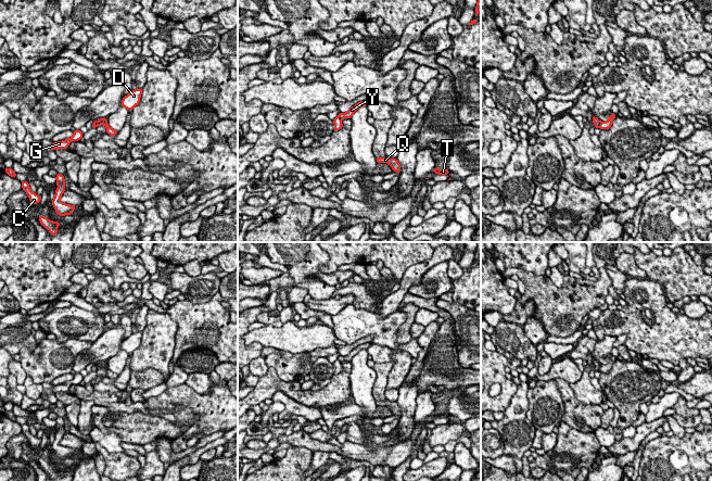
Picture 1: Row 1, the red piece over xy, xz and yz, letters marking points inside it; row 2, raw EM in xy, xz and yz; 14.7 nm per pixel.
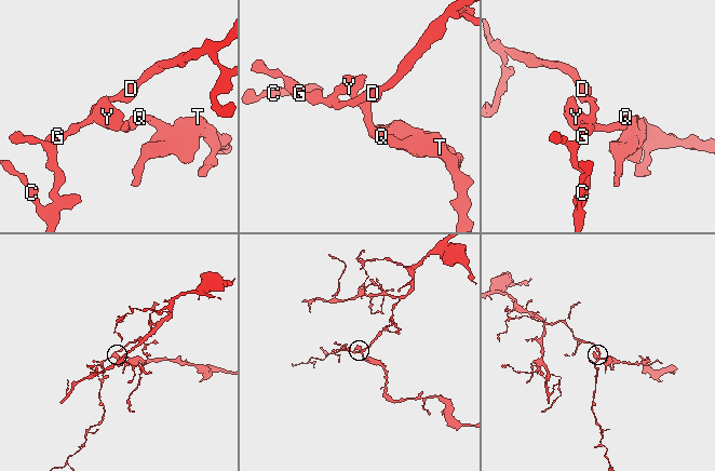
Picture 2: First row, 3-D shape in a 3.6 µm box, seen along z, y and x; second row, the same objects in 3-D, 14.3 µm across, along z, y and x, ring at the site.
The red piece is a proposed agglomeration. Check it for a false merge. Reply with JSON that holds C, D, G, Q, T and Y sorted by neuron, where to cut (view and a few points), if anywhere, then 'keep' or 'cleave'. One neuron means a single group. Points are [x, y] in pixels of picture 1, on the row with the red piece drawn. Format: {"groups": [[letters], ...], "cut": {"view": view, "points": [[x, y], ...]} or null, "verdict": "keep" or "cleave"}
{"groups": [["C", "D", "G"], ["Q", "T", "Y"]], "cut": {"view": "xz", "points": [[338, 115], [340, 118]]}, "verdict": "cleave"}

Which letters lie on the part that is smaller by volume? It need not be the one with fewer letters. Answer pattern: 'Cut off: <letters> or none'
Cut off: Q, T, Y

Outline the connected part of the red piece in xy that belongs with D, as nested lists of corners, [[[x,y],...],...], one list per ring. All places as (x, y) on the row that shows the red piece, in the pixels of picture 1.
[[[141,88],[132,90],[130,93],[123,98],[122,106],[127,109],[128,111],[131,111],[136,105],[139,104],[141,94]]]

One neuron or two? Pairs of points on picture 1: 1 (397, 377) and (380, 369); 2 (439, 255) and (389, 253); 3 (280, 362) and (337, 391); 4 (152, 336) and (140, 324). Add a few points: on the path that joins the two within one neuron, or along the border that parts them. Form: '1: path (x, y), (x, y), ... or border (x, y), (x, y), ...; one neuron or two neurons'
1: border (376, 362), (392, 363), (385, 389); two neurons
2: border (433, 253), (428, 258), (408, 267); two neurons
3: border (275, 368), (281, 379), (297, 381); two neurons
4: border (149, 308), (147, 325), (141, 331); two neurons

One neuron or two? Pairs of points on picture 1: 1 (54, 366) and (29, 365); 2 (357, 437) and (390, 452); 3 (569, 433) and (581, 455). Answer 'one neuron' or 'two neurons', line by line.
1: one neuron
2: two neurons
3: one neuron

